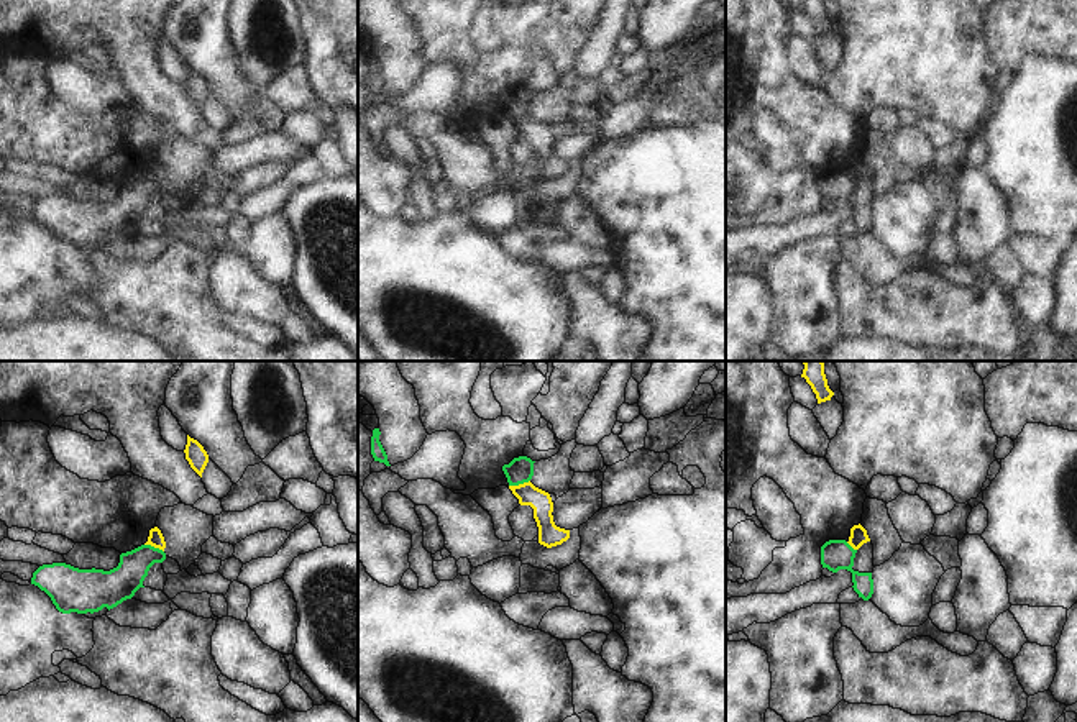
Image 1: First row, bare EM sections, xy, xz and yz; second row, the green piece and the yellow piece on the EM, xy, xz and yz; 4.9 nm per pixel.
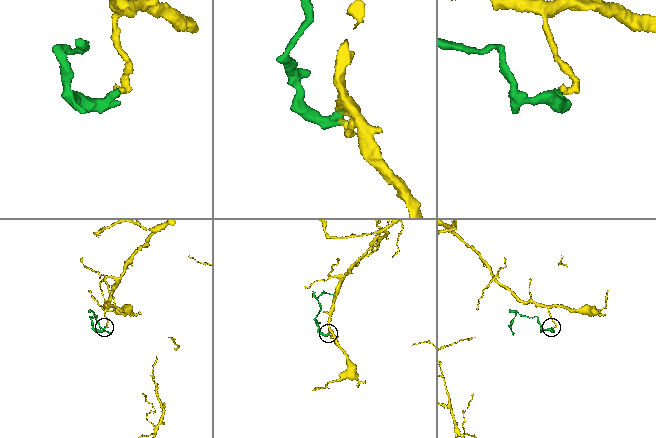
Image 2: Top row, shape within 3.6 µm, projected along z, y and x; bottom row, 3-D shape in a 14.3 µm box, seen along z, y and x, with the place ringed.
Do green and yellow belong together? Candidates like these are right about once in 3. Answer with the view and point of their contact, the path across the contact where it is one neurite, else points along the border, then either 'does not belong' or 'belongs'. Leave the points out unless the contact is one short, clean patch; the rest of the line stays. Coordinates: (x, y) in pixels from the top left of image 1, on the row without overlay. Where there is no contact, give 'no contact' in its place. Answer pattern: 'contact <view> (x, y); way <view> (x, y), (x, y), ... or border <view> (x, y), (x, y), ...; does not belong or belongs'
contact xz (519, 115); border xz (529, 112), (509, 118); does not belong

